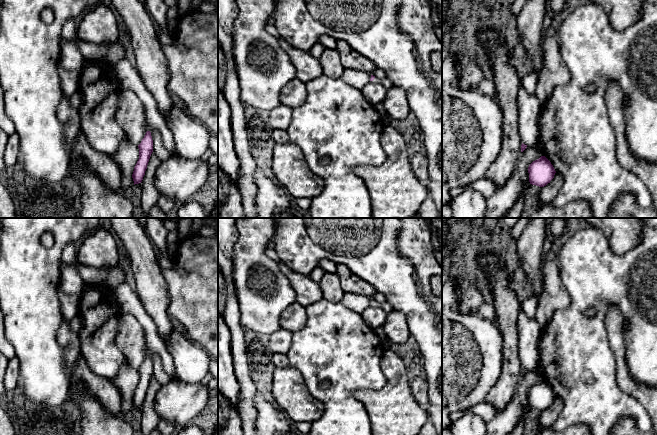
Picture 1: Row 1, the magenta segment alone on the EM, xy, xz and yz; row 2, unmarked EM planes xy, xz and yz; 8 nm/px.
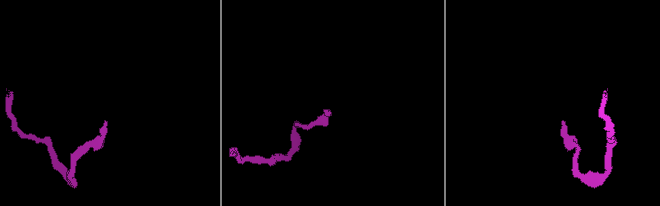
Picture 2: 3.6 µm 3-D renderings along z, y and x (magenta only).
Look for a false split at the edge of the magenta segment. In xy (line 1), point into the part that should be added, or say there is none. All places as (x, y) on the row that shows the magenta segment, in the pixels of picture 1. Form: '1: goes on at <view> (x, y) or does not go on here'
1: does not go on here

